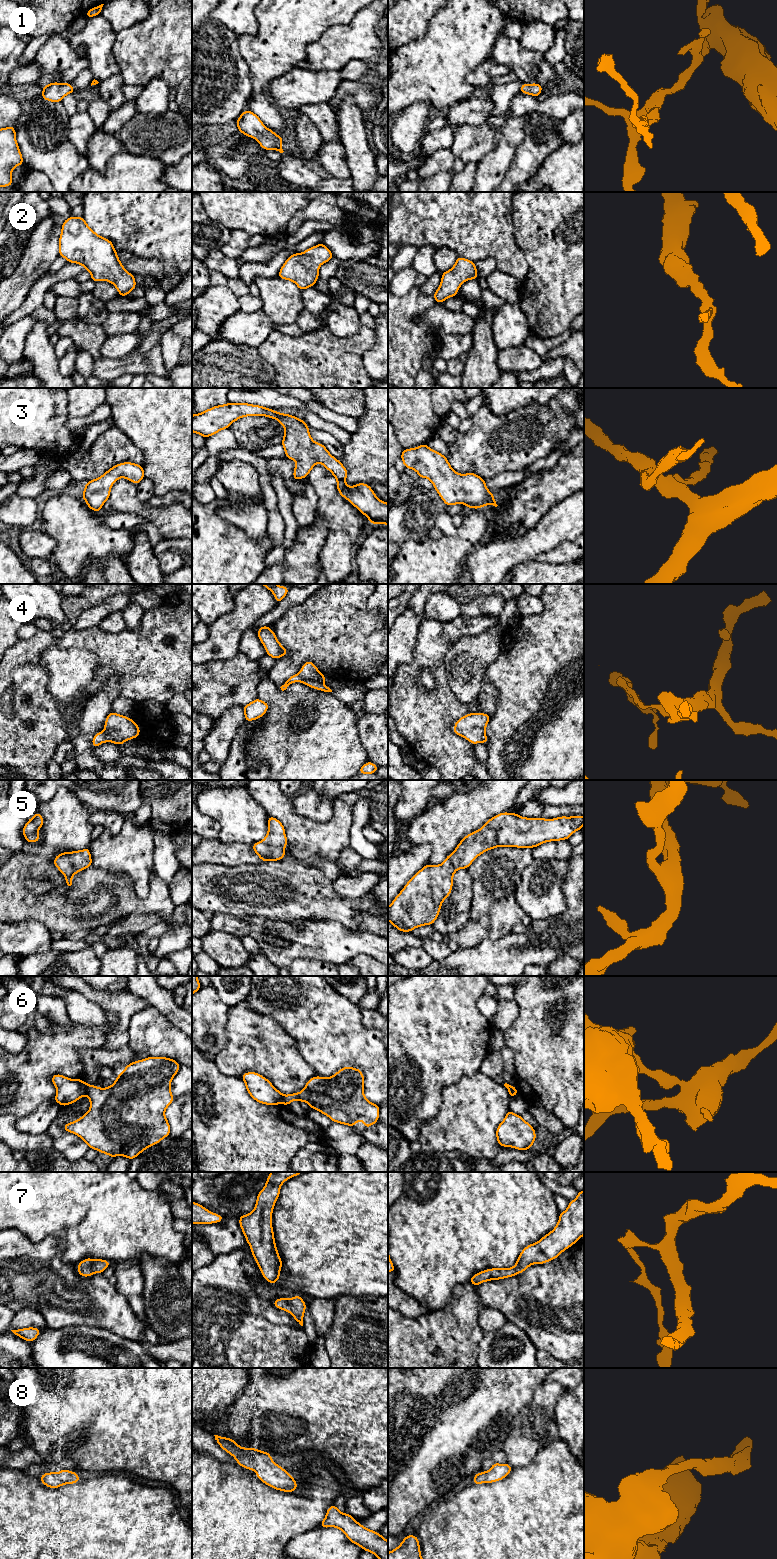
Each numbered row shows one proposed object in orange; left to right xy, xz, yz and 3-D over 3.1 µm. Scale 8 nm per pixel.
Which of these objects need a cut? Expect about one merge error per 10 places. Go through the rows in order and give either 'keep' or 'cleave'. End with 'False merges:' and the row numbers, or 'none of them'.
1: keep
2: keep
3: keep
4: keep
5: keep
6: cleave
7: keep
8: keep
False merges: 6

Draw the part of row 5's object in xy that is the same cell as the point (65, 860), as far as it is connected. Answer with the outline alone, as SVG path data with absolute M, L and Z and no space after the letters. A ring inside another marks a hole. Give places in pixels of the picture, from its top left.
M89 847L79 851L63 852L58 854L53 861L57 869L63 873L67 888L73 886L71 878L78 872L92 866Z

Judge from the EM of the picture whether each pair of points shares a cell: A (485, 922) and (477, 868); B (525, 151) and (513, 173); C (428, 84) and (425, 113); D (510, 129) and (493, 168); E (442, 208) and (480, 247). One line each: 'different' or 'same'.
A: same
B: same
C: different
D: same
E: same

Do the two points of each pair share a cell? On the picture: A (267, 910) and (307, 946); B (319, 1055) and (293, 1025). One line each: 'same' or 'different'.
A: different
B: same

